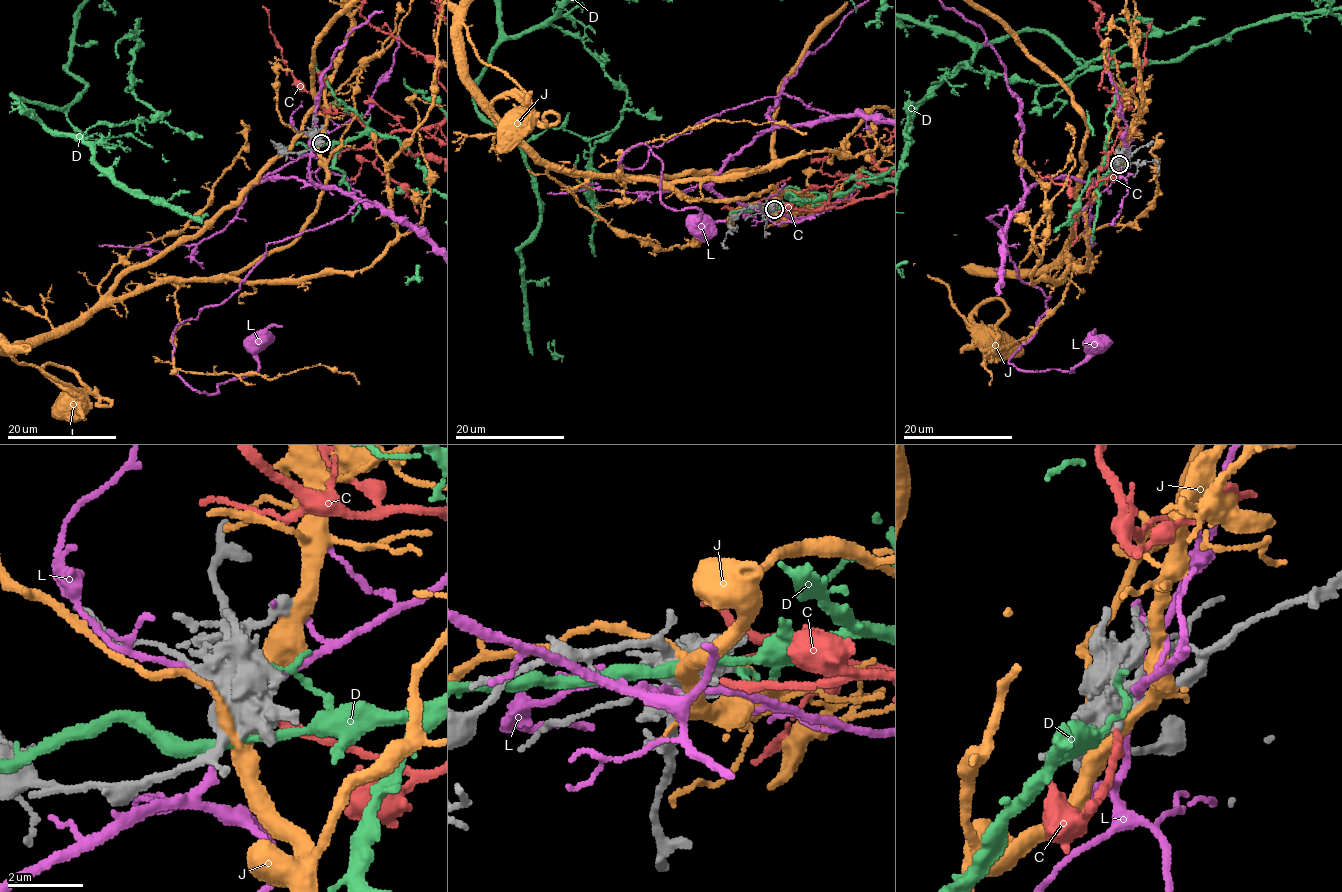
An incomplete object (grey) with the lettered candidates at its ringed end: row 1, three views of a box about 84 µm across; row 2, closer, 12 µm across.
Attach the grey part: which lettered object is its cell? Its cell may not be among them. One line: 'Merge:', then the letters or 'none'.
Merge: C

